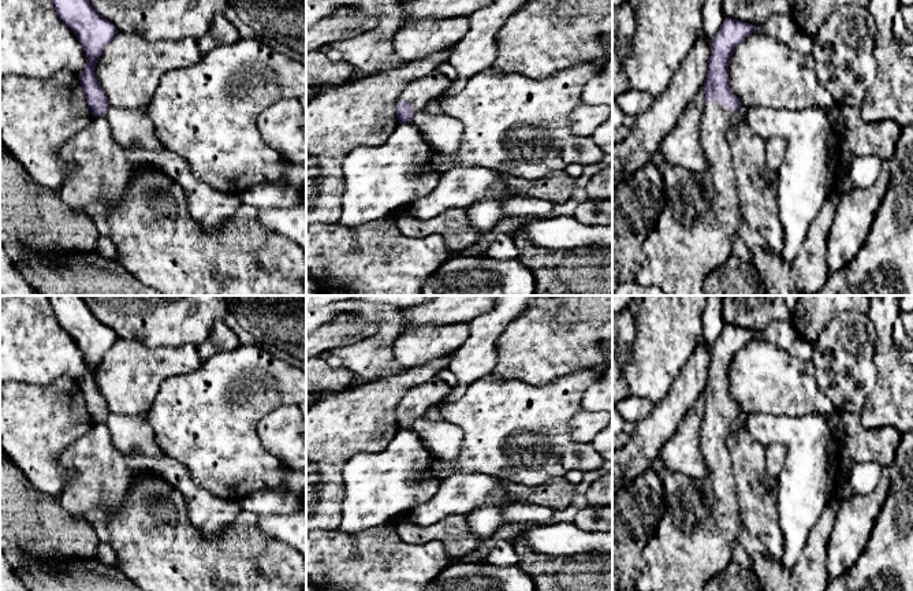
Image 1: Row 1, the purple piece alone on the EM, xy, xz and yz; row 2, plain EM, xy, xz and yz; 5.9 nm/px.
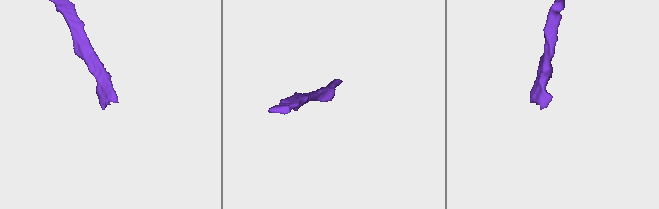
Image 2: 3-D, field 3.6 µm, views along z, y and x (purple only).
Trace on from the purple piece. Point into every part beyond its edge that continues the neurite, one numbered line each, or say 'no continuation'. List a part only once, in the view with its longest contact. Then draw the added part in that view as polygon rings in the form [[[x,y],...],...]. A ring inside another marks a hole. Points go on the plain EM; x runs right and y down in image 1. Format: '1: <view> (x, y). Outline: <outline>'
1: yz (700, 520). Outline: [[[722,408],[705,410],[700,443],[709,472],[704,479],[681,472],[660,475],[664,505],[656,534],[642,553],[645,568],[634,584],[638,591],[704,591],[705,584],[733,561],[731,544],[744,528],[727,446],[734,421],[735,417],[727,416]]]

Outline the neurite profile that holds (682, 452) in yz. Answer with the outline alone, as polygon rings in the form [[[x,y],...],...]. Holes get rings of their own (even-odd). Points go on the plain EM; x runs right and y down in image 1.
[[[701,395],[686,412],[675,434],[660,449],[659,457],[666,472],[681,472],[693,479],[704,479],[708,475],[700,443],[705,410],[705,397]]]

